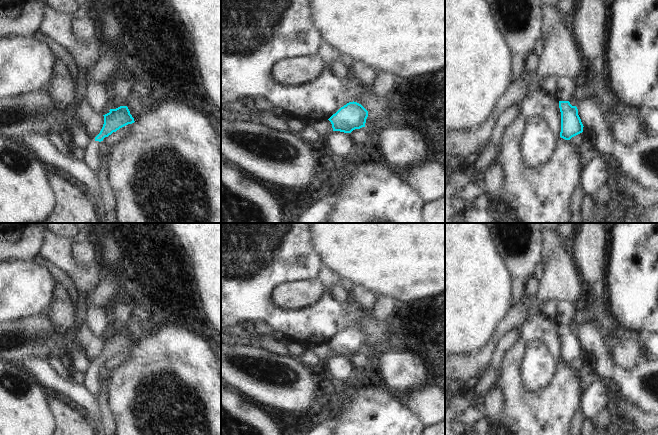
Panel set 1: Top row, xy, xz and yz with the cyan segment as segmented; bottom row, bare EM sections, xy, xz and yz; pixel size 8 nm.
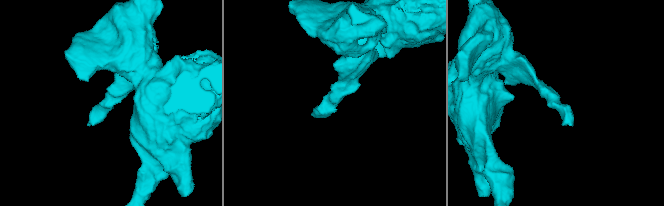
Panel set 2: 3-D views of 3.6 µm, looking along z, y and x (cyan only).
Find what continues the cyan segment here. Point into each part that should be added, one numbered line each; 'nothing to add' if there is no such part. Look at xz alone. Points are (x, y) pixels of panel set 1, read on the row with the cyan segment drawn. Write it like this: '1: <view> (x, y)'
nothing to add

